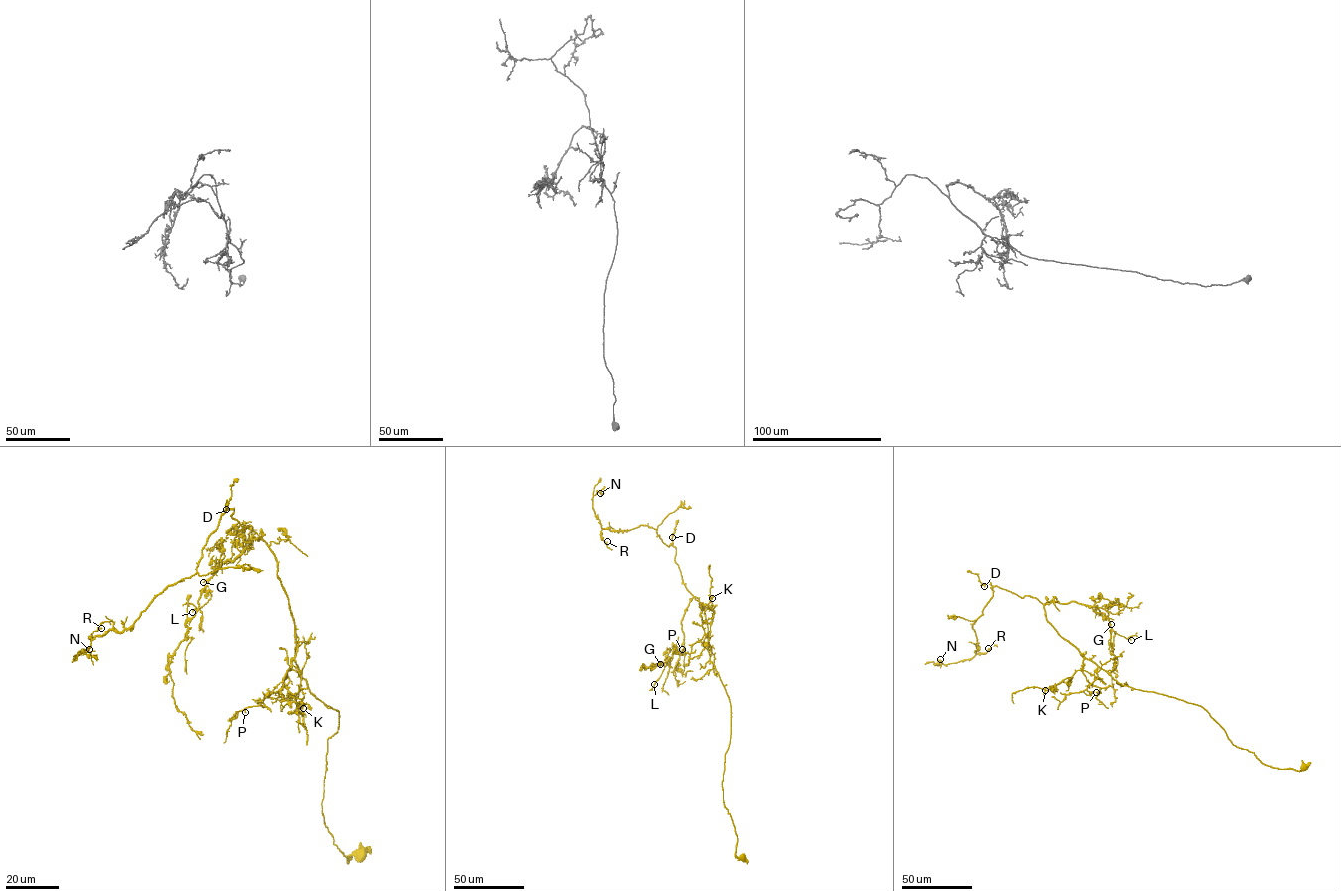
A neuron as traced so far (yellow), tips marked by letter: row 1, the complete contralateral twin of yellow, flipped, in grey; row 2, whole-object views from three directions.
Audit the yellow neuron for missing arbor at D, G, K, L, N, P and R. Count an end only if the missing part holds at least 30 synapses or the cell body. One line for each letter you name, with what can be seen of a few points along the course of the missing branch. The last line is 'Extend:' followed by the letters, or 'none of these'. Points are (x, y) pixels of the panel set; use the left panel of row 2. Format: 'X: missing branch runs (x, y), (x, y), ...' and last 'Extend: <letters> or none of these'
G: missing branch runs (203, 582), (203, 563)
Extend: G

